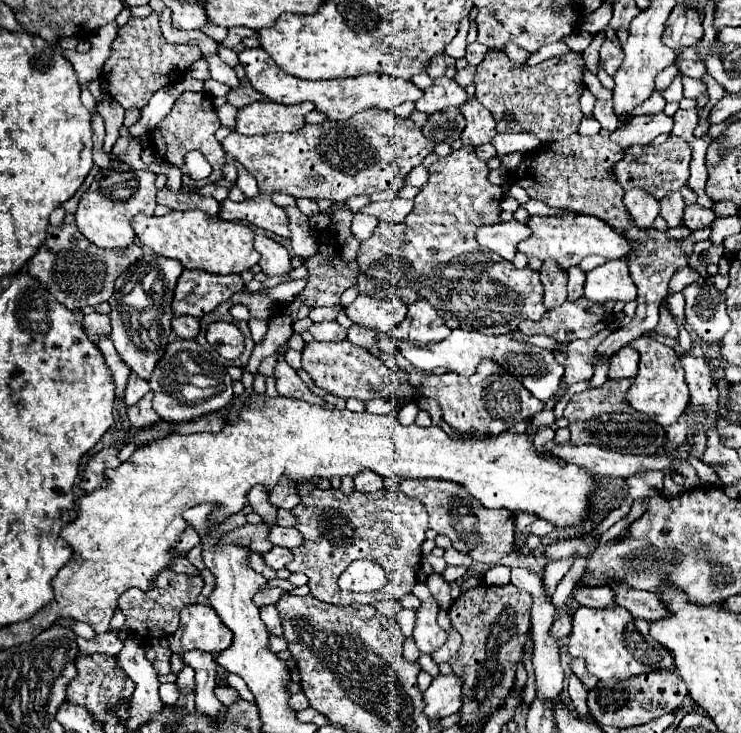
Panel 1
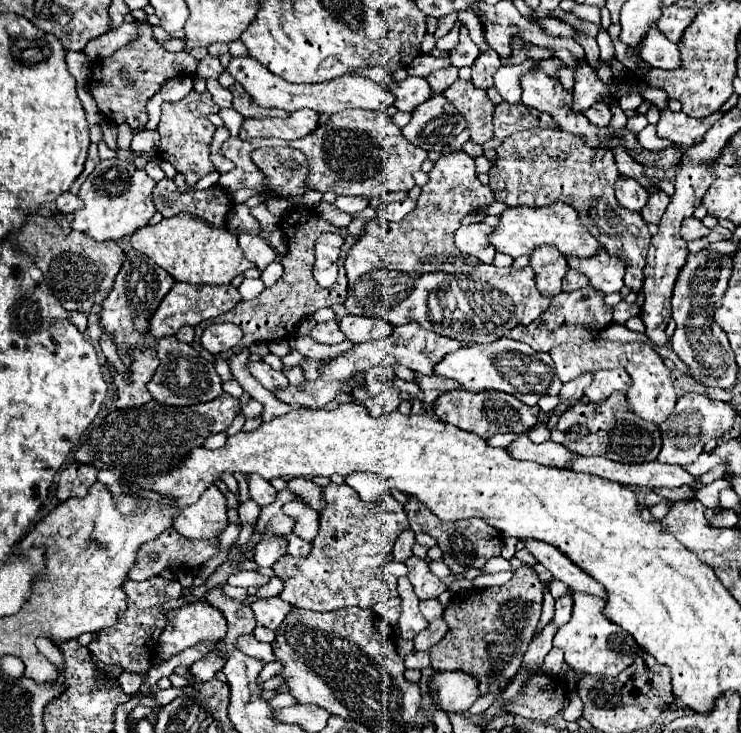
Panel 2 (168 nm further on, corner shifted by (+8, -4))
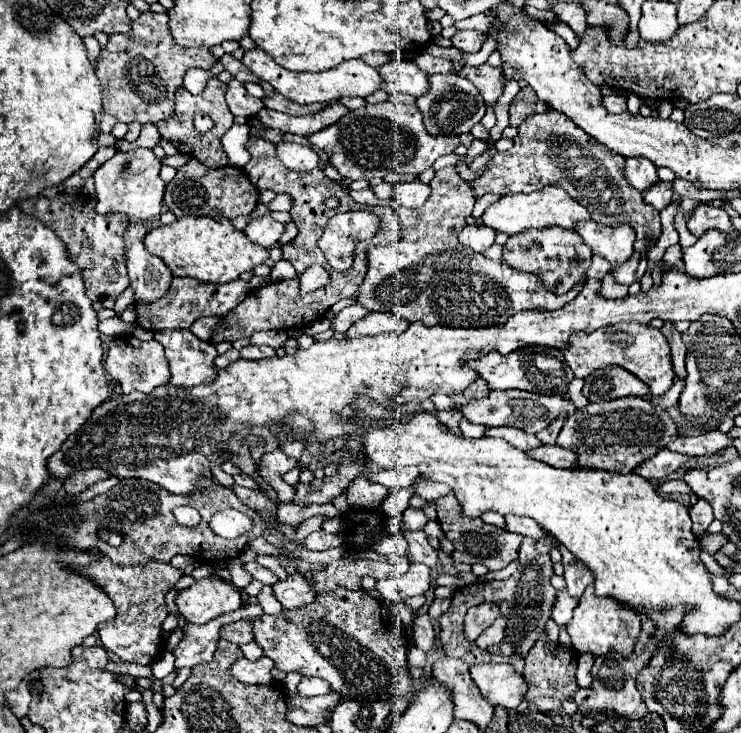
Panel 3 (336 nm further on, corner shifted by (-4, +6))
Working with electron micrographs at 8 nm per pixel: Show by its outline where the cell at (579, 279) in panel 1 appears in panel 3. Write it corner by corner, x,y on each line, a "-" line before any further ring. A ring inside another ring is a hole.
594,255
592,257
592,267
588,269
588,273
586,273
586,277
594,277
594,279
602,279
608,271
612,269
612,265
604,259
604,257
600,257
600,255

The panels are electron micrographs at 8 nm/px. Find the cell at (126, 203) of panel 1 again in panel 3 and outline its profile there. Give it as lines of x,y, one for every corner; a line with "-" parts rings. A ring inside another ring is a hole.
134,149
128,153
116,153
96,173
96,211
98,213
124,213
136,221
148,221
162,211
162,197
166,183
160,179
160,159
152,149

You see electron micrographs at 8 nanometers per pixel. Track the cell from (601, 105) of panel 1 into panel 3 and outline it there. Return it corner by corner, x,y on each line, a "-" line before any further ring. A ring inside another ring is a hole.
612,93
604,97
604,107
608,113
624,113
626,111
626,97
622,93

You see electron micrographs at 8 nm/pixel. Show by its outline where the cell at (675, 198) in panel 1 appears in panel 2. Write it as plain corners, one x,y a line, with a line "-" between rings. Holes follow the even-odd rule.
662,191
652,193
650,199
648,199
648,205
642,211
644,221
658,225
660,219
662,219
662,215
664,215
664,211
666,211
666,207
668,207
668,203
670,203
670,197
666,193
662,193

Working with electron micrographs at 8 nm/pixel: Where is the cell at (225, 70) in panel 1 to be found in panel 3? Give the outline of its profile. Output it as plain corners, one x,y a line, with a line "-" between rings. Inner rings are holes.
232,79
228,83
226,101
228,101
228,107
230,107
232,115
242,115
242,117
254,117
264,107
264,103
260,99
252,97
252,95
248,95
244,85
236,79

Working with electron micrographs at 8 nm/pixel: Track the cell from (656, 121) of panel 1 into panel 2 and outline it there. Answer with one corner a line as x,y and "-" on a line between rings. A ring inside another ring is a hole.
662,111
660,121
656,123
656,133
662,139
670,139
674,145
678,147
690,147
694,143
698,143
704,133
708,131
708,127
718,121
722,117
722,111
716,111
710,117
704,119
694,119
680,113
672,113
672,111

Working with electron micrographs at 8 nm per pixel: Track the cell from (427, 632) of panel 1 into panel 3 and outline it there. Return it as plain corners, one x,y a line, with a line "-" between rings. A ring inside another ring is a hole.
412,563
400,577
388,577
376,581
376,591
390,601
406,601
416,595
424,595
430,589
430,569
420,563

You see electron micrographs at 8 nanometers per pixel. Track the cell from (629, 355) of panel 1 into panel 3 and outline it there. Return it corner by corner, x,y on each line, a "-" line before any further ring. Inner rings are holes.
616,365
596,369
584,379
584,397
588,401
612,401
618,397
646,397
648,385
640,383
638,377
632,377
626,369
620,369

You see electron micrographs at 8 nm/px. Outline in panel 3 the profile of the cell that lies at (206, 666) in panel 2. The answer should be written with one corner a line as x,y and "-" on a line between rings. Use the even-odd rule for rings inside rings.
236,621
236,623
220,627
220,637
224,637
226,641
232,641
236,645
244,645
244,643
254,641
248,621

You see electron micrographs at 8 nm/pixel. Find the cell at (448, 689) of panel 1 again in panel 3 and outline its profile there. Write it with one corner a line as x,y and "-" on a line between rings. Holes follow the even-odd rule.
492,661
472,665
470,675
488,703
504,705
506,709
516,709
528,691
524,675
518,673
510,663

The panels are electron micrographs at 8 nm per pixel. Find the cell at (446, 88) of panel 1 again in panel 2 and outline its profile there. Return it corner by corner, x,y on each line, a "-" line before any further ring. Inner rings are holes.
406,77
404,81
392,81
386,89
396,95
394,107
404,113
412,113
420,103
432,97
432,89
424,77

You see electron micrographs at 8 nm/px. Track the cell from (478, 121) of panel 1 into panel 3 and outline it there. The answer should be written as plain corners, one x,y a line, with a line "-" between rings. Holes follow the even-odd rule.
484,63
480,67
468,67
466,65
458,75
466,77
468,81
474,83
474,87
482,93
488,107
496,105
498,97
502,95
502,87
504,87
504,77
502,77
498,67
492,67
488,63

